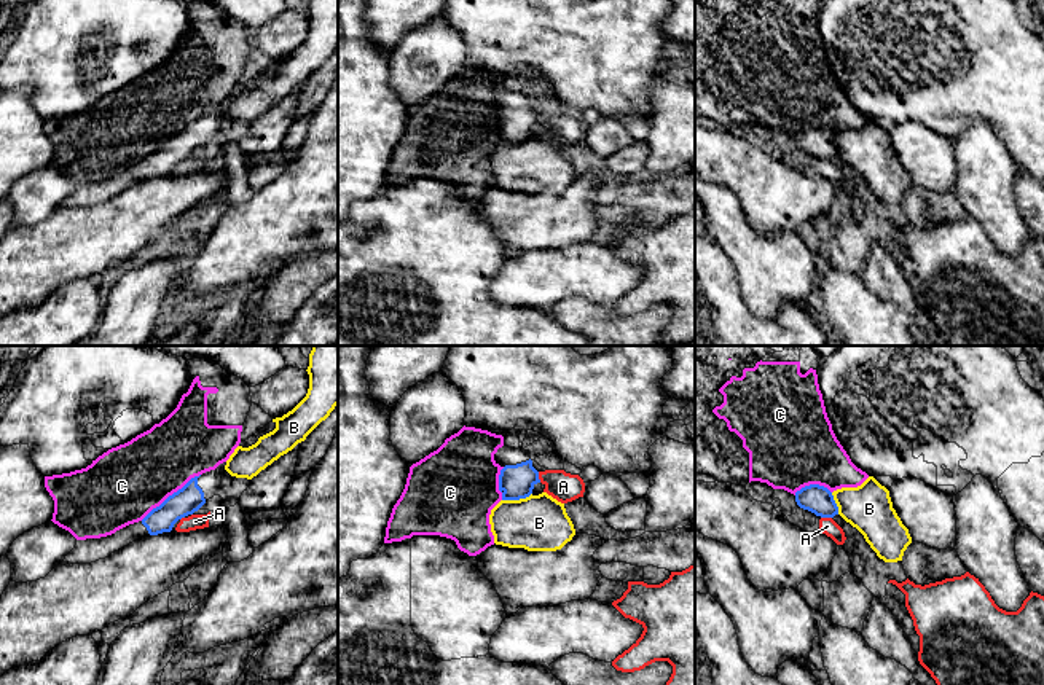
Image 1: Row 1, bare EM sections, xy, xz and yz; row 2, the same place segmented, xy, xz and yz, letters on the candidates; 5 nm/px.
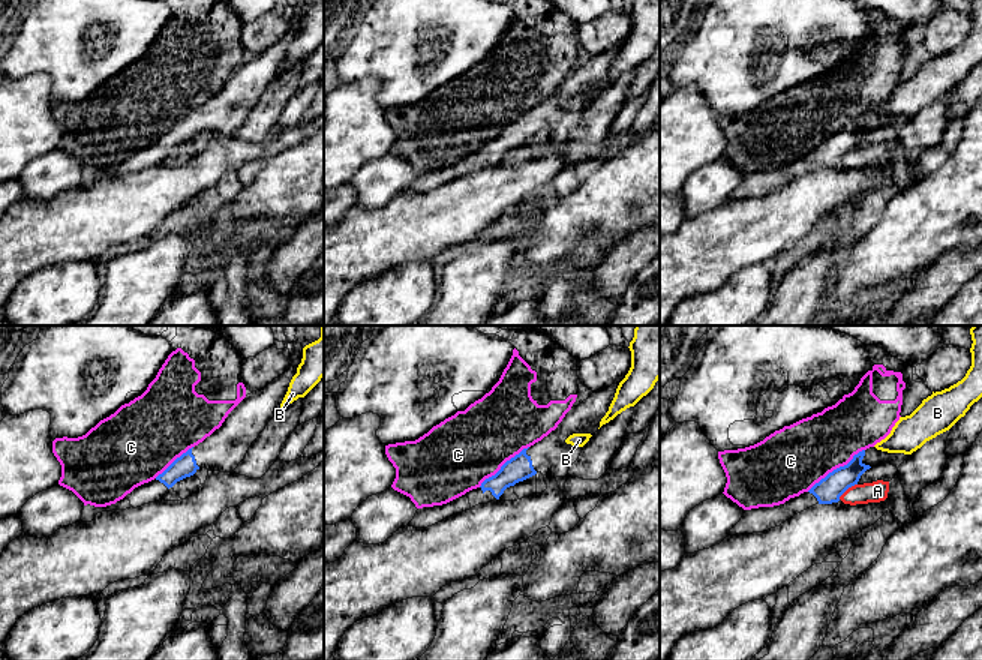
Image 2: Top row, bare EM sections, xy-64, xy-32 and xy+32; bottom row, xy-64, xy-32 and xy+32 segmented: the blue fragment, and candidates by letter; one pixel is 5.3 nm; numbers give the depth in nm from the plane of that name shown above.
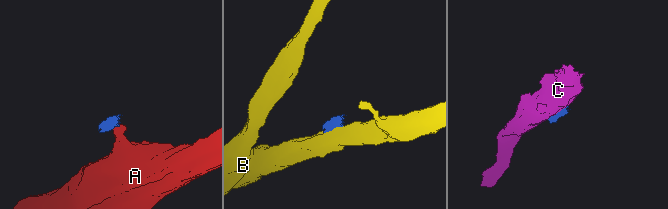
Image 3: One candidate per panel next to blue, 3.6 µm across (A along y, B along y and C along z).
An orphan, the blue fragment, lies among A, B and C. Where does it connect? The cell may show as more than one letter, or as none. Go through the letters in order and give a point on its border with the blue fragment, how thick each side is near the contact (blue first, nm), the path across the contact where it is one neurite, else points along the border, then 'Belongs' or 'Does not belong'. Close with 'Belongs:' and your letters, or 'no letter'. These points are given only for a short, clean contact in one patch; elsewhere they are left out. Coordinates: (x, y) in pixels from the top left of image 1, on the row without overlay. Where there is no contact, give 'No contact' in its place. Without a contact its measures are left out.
A: Touches blue at xz (537, 120). Thickness 170 nm (blue) against 150 nm. Boundary: xz (537, 115), (541, 125). Does not belong
B: Touches blue at xz (517, 142). Thickness 170 nm (blue) against 280 nm. Boundary: xz (531, 136), (522, 142), (502, 144). Does not belong
C: Touches blue at xy (169, 139). Thickness 140 nm (blue) against 380 nm. Does not belong
Belongs: no letter

